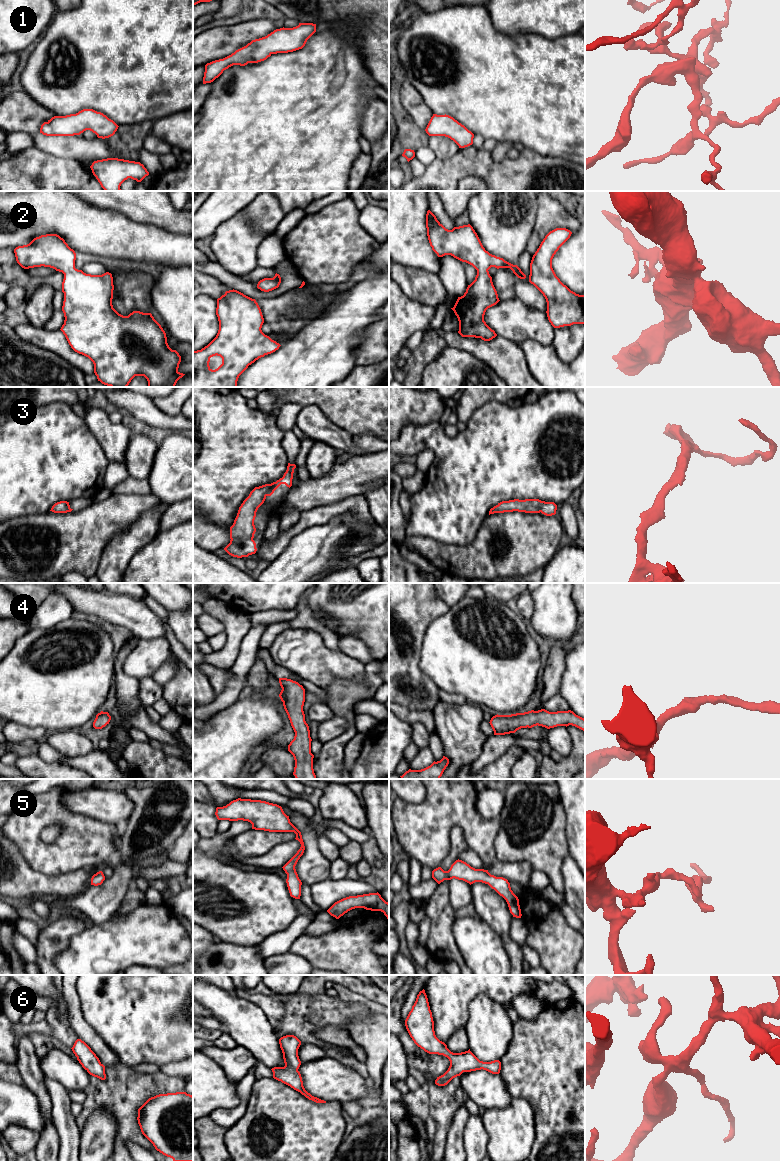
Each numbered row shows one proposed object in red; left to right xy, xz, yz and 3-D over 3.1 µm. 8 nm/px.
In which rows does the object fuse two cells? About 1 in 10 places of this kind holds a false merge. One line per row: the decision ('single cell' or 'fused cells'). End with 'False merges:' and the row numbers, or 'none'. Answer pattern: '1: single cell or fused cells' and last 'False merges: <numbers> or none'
1: single cell
2: single cell
3: single cell
4: single cell
5: single cell
6: single cell
False merges: none

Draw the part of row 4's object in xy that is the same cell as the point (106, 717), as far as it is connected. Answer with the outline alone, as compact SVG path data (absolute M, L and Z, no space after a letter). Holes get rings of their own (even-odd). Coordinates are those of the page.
M101 711L96 715L96 718L93 722L93 727L95 729L102 729L107 724L109 724L110 720L111 720L111 716L109 715L109 713Z

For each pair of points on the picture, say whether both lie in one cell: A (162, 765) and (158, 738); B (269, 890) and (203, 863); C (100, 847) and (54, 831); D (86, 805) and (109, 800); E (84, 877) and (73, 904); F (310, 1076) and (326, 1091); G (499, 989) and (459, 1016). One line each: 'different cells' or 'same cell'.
A: different cells
B: same cell
C: different cells
D: same cell
E: different cells
F: same cell
G: same cell

